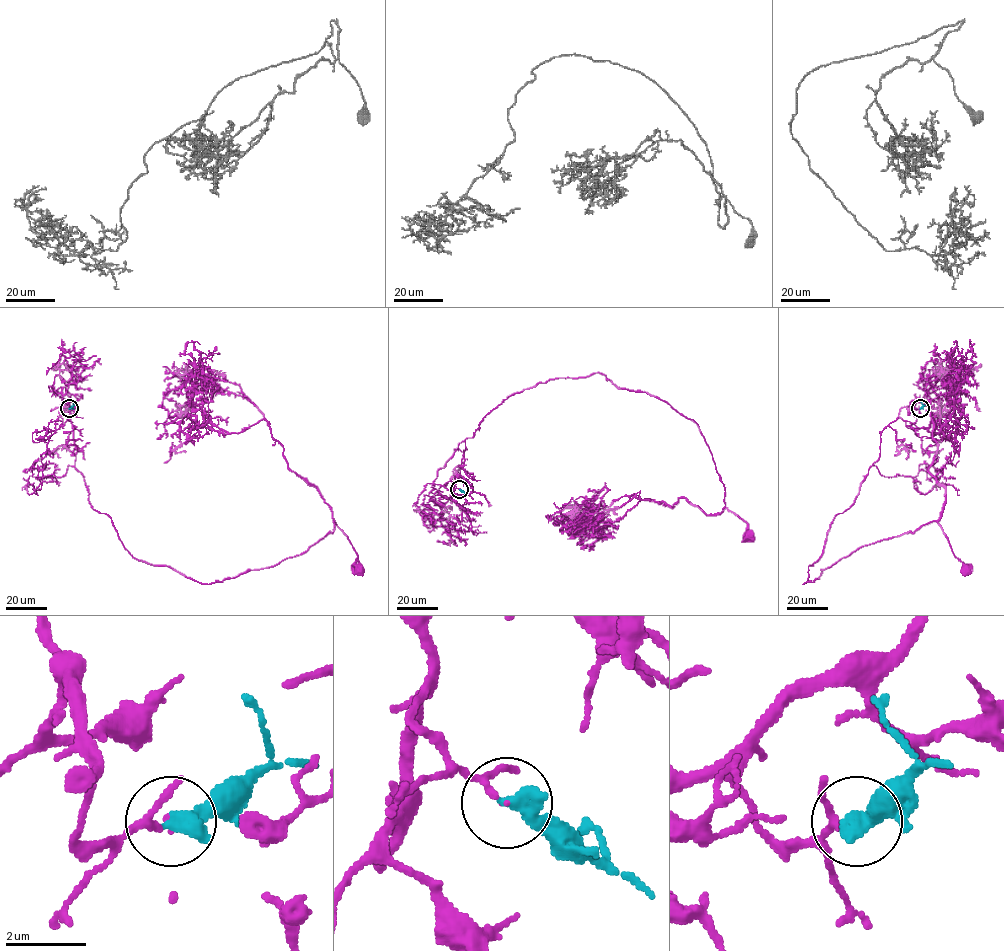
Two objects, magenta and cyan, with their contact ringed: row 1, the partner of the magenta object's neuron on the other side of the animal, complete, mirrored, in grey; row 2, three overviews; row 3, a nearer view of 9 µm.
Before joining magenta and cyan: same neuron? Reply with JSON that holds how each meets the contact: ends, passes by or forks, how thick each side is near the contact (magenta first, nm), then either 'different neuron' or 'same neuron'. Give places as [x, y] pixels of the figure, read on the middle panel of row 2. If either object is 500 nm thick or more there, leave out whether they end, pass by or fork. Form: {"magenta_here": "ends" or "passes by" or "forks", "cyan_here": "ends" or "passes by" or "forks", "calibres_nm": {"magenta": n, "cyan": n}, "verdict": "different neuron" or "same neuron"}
{"magenta_here": "passes by", "cyan_here": "ends", "calibres_nm": {"magenta": 130, "cyan": 440}, "verdict": "same neuron"}

